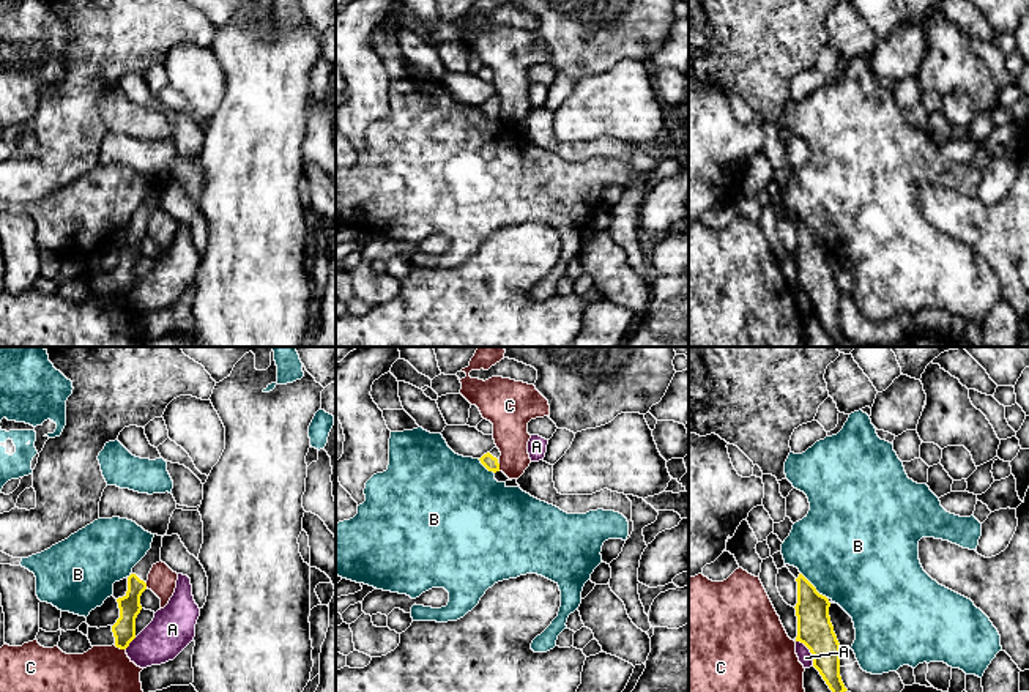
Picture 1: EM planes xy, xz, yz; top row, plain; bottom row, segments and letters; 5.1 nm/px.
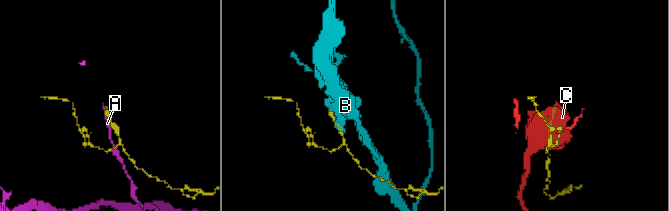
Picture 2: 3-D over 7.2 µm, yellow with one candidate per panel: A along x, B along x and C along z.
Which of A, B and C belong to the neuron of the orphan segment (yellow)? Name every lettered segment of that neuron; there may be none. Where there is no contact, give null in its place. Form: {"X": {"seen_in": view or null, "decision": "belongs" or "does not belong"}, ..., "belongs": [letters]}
{"A": {"seen_in": "yz", "decision": "does not belong"}, "B": {"seen_in": "yz", "decision": "does not belong"}, "C": {"seen_in": "xy", "decision": "does not belong"}, "belongs": []}

